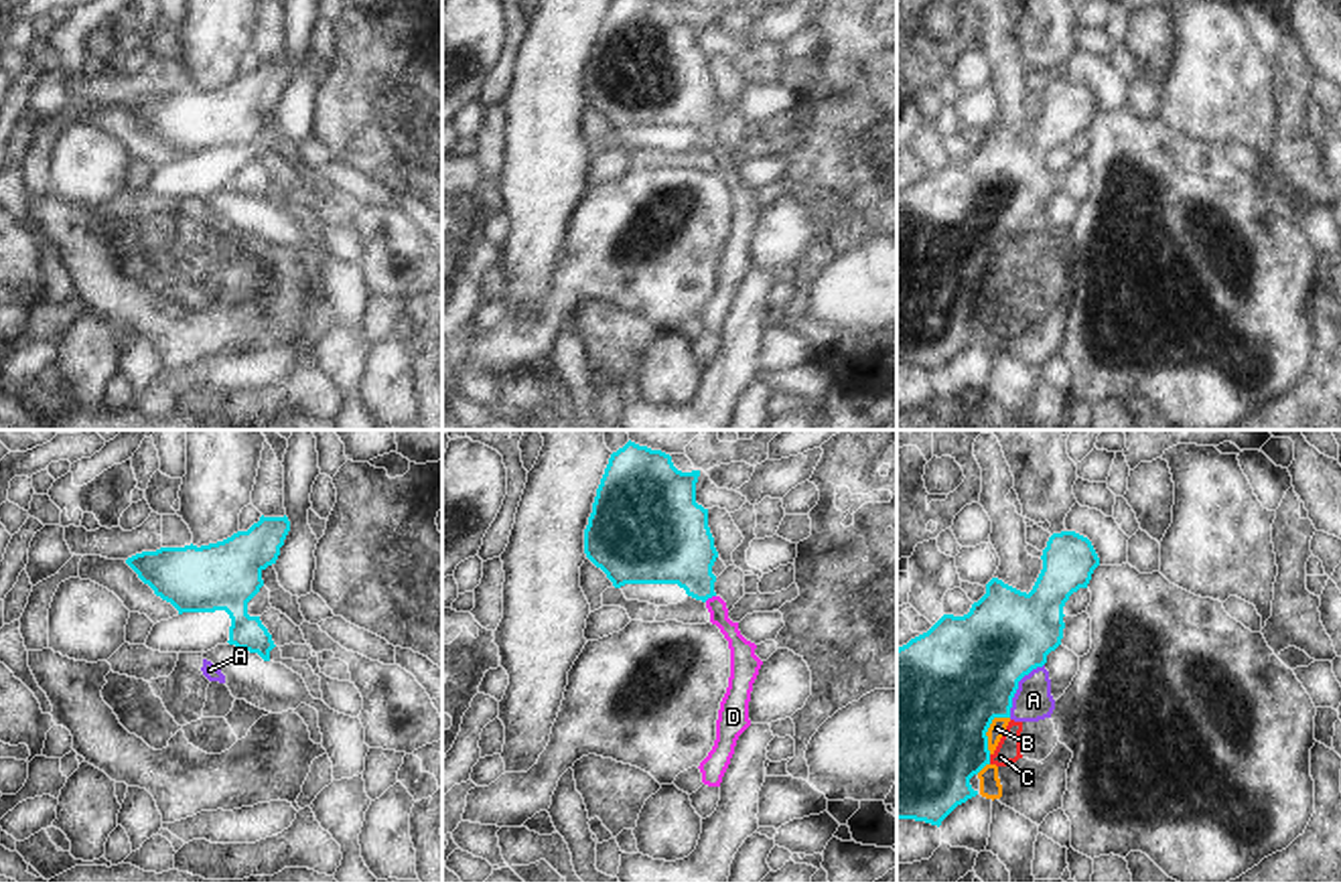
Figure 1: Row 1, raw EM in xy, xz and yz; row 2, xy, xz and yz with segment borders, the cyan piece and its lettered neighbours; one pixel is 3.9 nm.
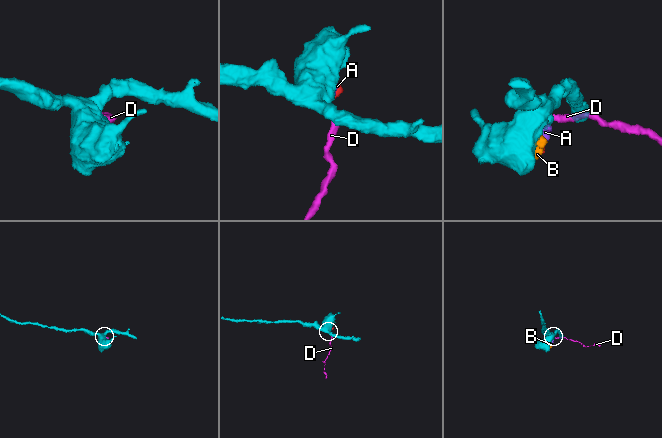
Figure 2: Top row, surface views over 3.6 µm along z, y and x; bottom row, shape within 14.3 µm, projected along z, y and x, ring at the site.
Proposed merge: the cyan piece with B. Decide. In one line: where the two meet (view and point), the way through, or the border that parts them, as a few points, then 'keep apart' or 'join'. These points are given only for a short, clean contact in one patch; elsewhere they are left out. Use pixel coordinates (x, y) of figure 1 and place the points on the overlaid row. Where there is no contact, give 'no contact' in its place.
yz (989, 726) | keep apart

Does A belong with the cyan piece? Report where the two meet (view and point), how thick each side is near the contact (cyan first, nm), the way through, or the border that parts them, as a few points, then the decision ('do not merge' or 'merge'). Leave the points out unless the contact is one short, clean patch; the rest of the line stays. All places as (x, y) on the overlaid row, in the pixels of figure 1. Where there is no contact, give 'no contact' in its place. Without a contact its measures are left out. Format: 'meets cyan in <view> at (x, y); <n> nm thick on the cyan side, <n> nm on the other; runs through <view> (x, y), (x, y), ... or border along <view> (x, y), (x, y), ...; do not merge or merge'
meets cyan in yz at (1017, 688); 440 nm thick on the cyan side, 150 nm on the other; do not merge

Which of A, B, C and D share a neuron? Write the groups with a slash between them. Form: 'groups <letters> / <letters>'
groups A B C / D

